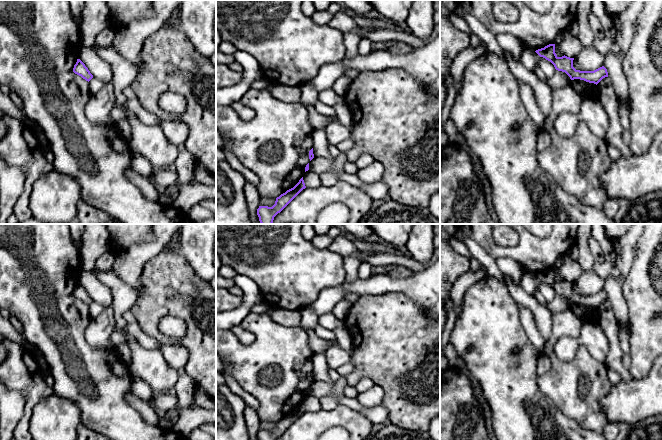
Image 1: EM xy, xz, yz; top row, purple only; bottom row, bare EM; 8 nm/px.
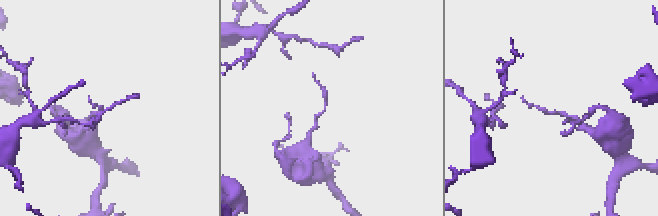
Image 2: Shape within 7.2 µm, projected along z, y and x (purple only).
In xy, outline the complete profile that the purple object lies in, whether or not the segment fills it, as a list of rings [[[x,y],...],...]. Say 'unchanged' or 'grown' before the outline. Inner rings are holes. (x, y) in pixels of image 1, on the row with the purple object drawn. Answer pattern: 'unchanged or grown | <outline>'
unchanged | [[[77,59],[77,62],[73,68],[73,72],[81,76],[83,79],[85,79],[88,82],[93,78],[93,75],[90,73],[88,68],[80,59]]]

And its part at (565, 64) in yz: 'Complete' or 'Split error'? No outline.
Complete

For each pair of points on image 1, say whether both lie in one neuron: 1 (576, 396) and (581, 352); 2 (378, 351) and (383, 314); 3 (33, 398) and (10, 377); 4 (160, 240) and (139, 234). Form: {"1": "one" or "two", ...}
{"1": "one", "2": "one", "3": "one", "4": "two"}

